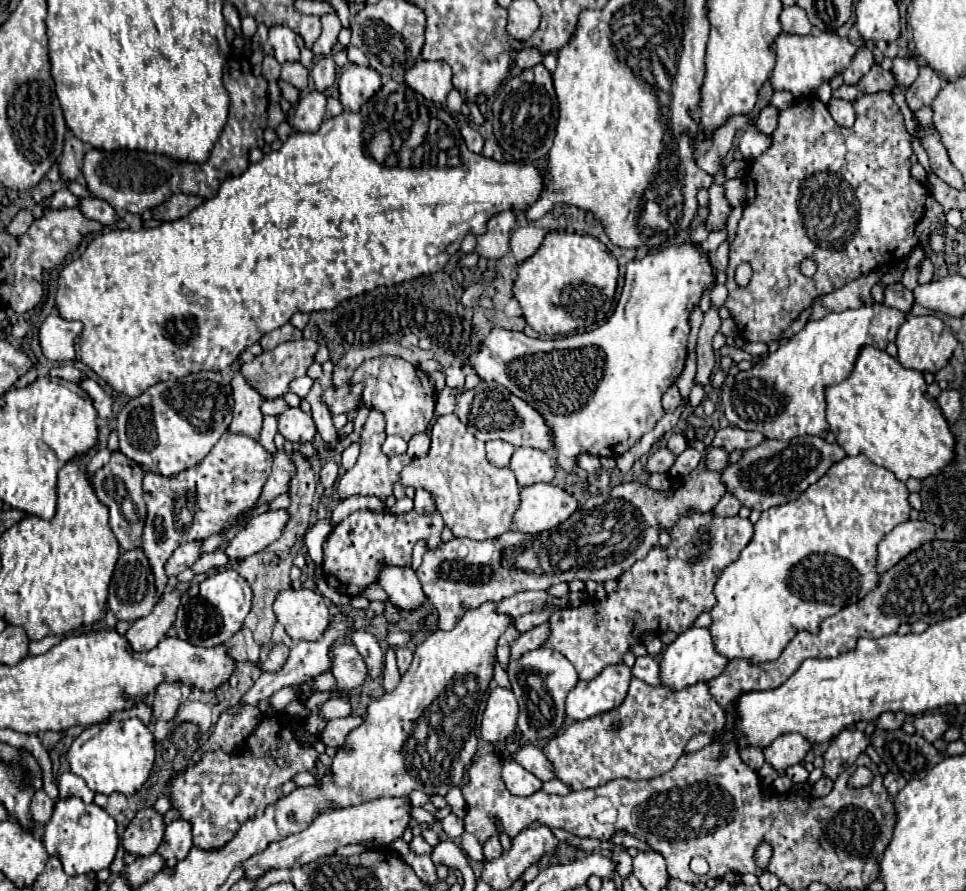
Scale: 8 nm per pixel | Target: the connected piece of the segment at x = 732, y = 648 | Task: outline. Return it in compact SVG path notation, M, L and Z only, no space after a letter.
M846 455L796 501L764 511L754 525L752 541L716 579L716 605L710 609L710 633L716 651L728 659L746 659L758 665L778 659L798 631L816 633L826 617L860 601L878 585L876 545L896 525L908 521L908 513L910 503L906 485L888 469L872 465L864 455Z

